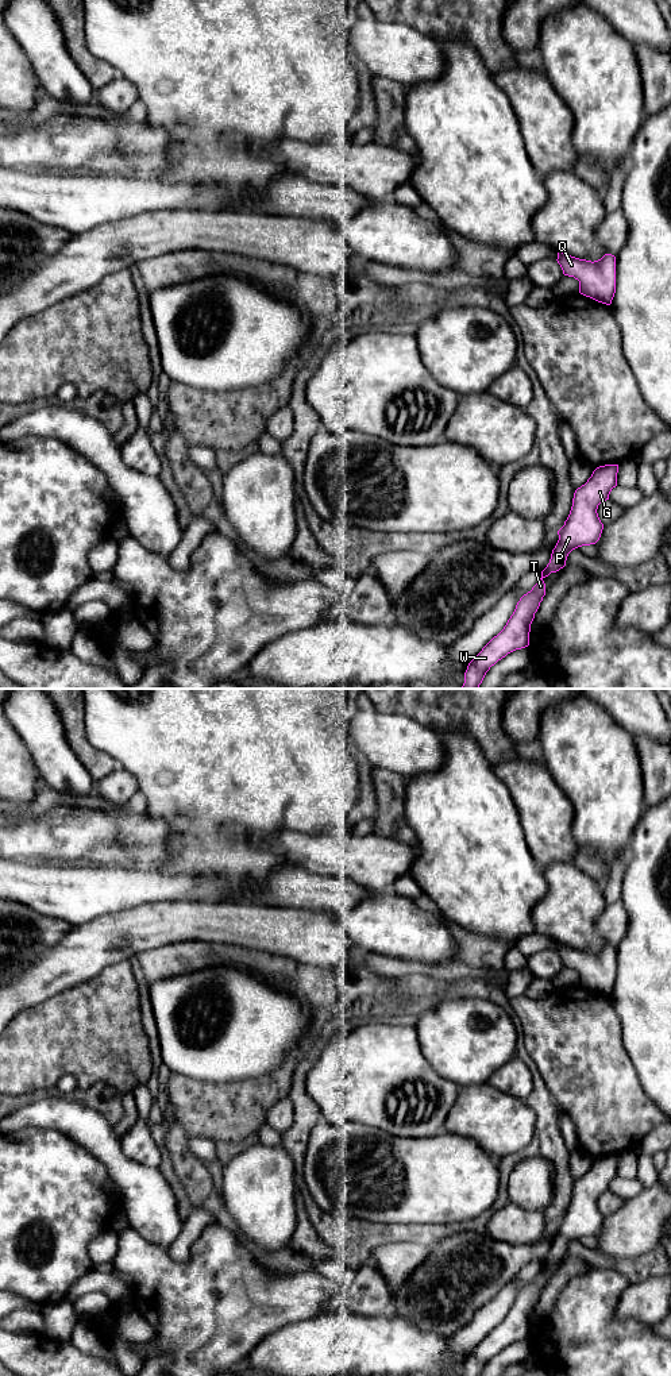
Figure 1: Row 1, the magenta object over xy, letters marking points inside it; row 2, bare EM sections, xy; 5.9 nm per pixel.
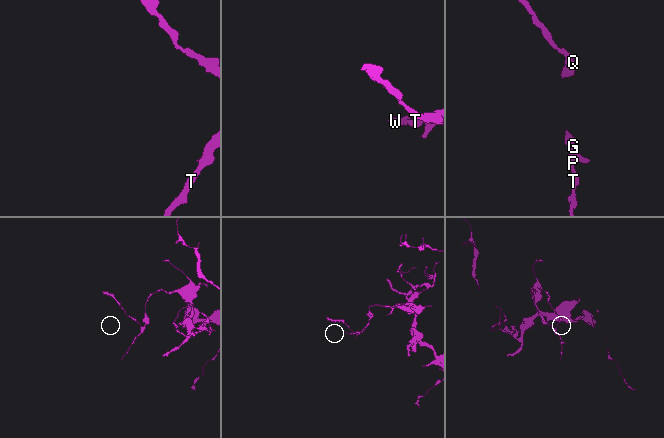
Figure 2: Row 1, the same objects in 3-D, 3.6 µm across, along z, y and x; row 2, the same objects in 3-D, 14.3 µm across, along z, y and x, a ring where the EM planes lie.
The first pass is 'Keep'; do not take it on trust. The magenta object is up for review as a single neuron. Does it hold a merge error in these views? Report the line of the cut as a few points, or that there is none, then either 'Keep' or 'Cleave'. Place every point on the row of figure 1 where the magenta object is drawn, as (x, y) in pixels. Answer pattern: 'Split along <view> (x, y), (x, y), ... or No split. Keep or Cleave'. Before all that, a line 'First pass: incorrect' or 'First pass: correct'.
First pass: correct
No split. Keep

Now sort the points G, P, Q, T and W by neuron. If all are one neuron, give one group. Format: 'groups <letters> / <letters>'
groups G P Q T W

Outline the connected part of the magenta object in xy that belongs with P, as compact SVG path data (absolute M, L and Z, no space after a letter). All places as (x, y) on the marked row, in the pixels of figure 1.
M618 465L599 466L587 482L575 490L570 514L558 531L559 540L549 563L541 571L541 578L520 598L504 629L468 663L462 689L478 689L491 666L508 654L529 645L531 624L545 596L543 579L563 568L572 550L599 540L603 524L597 509L601 502L609 500L612 489L617 486L617 473Z

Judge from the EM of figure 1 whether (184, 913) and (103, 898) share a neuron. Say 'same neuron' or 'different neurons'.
different neurons

